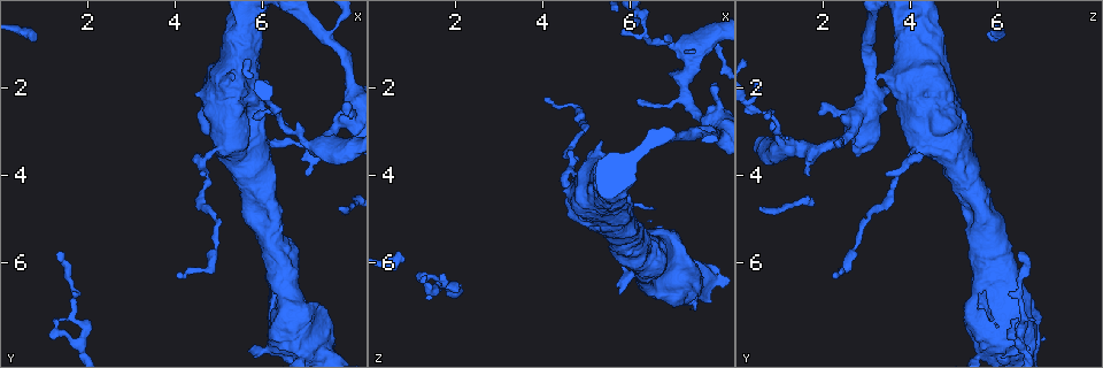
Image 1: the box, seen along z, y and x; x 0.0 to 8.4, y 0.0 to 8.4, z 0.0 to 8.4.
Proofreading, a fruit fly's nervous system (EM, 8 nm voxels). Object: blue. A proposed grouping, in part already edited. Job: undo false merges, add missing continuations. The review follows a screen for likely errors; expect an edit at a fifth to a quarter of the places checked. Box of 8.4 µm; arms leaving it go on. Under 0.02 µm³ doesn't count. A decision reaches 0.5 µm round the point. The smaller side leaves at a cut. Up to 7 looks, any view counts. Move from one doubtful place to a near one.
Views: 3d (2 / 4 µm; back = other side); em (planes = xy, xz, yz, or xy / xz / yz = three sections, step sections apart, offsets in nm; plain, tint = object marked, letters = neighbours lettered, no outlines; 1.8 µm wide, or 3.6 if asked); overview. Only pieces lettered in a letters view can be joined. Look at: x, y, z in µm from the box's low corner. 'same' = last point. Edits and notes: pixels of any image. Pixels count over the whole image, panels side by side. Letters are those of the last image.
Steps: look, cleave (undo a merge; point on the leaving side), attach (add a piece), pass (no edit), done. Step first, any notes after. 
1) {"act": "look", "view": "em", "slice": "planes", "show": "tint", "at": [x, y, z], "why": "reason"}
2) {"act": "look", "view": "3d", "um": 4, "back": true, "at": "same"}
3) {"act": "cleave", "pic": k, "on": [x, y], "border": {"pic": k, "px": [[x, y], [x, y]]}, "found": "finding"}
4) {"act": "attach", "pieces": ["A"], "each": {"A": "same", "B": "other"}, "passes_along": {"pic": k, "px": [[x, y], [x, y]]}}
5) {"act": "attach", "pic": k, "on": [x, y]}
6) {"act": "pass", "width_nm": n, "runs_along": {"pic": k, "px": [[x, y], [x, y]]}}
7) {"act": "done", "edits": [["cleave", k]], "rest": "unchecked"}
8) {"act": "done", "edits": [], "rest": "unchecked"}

{"act": "look", "view": "em", "slice": "planes", "show": "letters", "at": [6.05, 1.90, 0.55], "why": "an open end"}

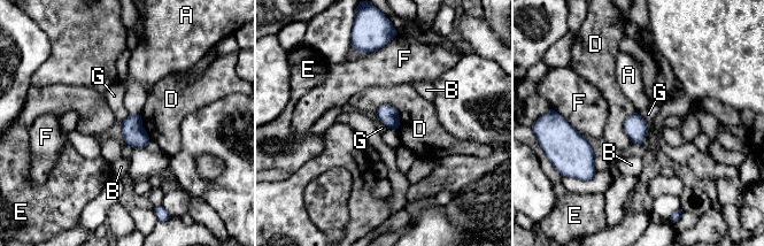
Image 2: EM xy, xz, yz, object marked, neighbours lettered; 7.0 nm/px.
{"act": "pass", "longest_contact_nm": ["F", 240], "each": {"A": "other", "B": "other", "D": "other", "E": "other", "F": "other", "G": "other"}, "border": {"pic": 2, "px": [[635, 112], [643, 120], [648, 131]]}, "found": "no lettered piece goes on from it"}

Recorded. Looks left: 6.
{"act": "look", "view": "em", "slice": "planes", "show": "plain", "at": [7.35, 3.40, 1.45], "why": "arms part here"}

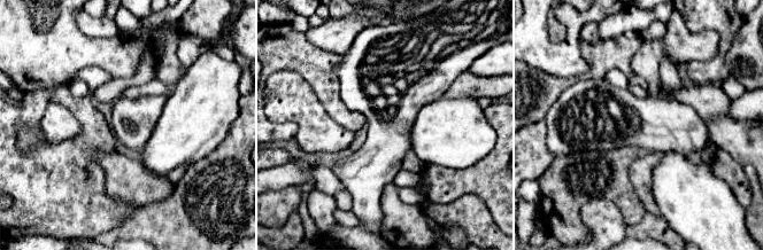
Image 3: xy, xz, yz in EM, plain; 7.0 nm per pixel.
{"act": "look", "view": "em", "slice": "planes", "show": "tint", "at": "same"}

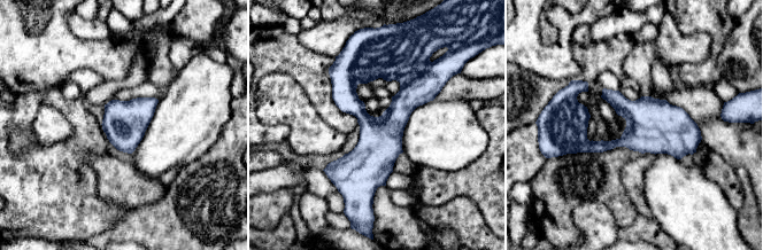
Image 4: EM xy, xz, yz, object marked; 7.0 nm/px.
{"act": "look", "view": "em", "slice": "planes", "show": "letters", "at": "same", "why": "what lies round it"}

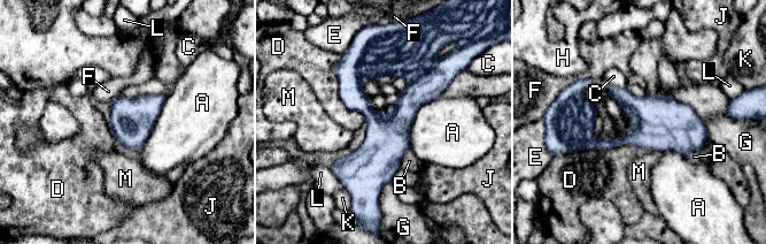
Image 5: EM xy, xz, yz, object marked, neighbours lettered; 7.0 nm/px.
{"act": "pass", "longest_contact_nm": ["D", 500], "each": {"A": "other", "B": "other", "C": "other", "D": "other", "E": "other", "F": "other", "G": "other", "H": "other", "J": "other", "K": "other", "L": "other", "M": "other"}, "border": {"pic": 5, "px": [[341, 54], [338, 94], [365, 121]]}, "found": "all the same cell"}

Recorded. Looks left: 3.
{"act": "look", "view": "3d", "um": 2, "at": [1.70, 7.25, 6.50], "why": "calibre changes"}

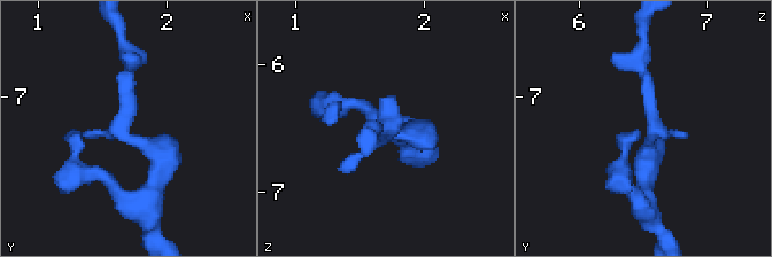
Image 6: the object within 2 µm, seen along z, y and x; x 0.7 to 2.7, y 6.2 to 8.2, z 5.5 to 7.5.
{"act": "look", "view": "em", "slice": "planes", "show": "letters", "at": [1.70, 7.20, 6.56], "why": "now the EM"}

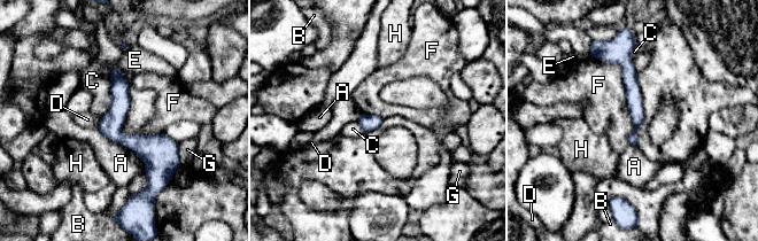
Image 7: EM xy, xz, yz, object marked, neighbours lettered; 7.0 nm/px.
{"act": "pass", "each": {"A": "other", "B": "other", "C": "other", "D": "other", "E": "other", "F": "other", "G": "other", "H": "other"}, "runs_along": {"pic": 7, "px": [[116, 71], [117, 132], [156, 178]]}, "found": "one cell here"}

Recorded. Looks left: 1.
{"act": "done", "edits": [], "rest": "unchecked"}

